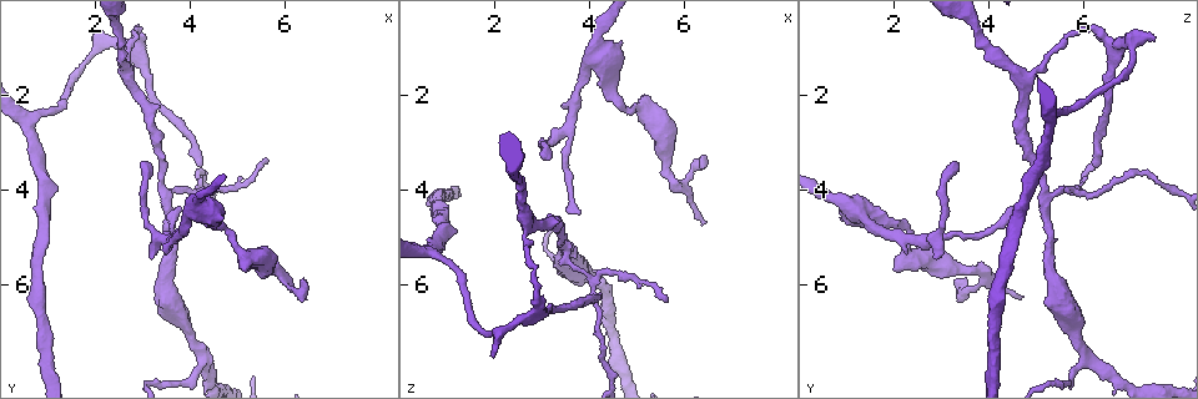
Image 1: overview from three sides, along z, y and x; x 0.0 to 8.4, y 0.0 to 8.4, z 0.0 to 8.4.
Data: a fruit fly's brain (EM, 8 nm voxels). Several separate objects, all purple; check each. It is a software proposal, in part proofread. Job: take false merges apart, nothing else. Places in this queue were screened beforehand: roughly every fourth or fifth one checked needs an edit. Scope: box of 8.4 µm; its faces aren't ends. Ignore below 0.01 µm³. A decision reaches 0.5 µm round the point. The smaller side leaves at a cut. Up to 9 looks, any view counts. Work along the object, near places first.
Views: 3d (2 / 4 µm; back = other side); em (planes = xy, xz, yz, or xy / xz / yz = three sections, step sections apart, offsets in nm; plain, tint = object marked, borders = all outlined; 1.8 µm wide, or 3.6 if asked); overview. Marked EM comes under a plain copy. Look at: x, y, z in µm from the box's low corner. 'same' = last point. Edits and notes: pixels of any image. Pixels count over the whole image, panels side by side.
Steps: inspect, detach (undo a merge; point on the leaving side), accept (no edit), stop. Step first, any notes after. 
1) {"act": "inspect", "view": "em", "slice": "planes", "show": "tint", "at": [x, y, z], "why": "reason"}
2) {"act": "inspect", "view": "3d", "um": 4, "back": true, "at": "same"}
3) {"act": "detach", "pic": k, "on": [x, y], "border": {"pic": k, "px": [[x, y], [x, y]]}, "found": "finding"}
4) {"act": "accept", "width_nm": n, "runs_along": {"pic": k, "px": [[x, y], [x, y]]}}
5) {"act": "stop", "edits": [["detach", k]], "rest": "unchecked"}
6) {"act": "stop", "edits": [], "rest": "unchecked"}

{"act": "inspect", "view": "em", "um": 3.6, "slice": "planes", "show": "tint", "at": [2.90, 0.85, 6.55], "why": "arms part here"}

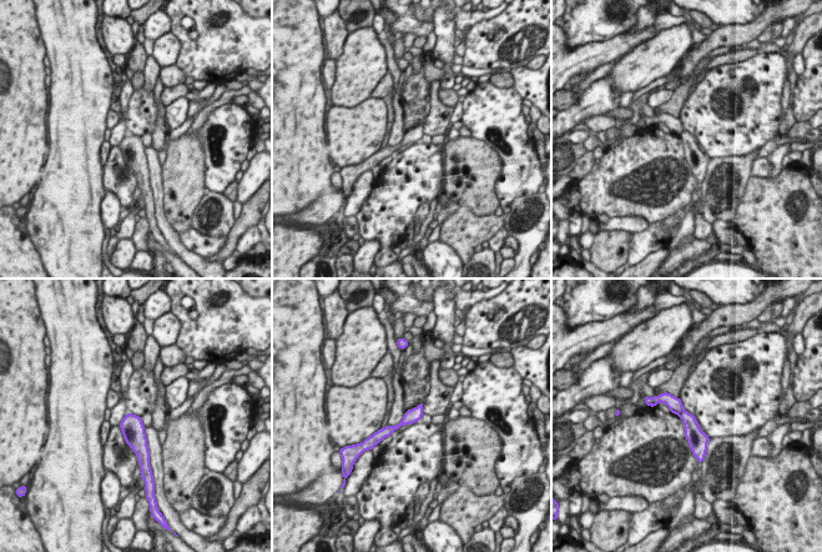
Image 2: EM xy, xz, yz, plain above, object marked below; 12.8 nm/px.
{"act": "detach", "pic": 2, "on": [691, 426], "width_nm": 180, "part_leaving": {"pic": 2, "px": [[419, 409], [407, 420], [381, 435]]}, "found": "two neurons meet here"}

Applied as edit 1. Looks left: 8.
{"act": "inspect", "view": "overview", "why": "redraw"}

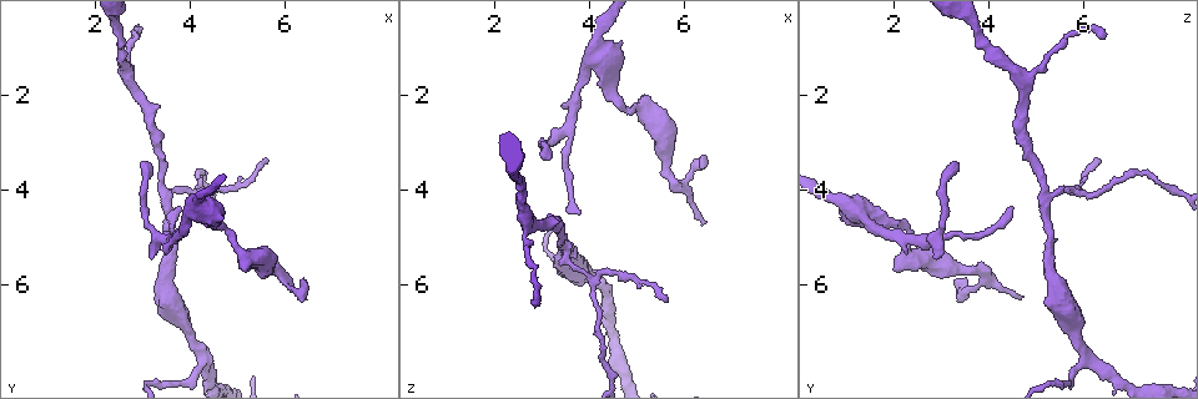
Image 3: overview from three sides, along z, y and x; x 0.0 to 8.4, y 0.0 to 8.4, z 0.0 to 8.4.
{"act": "inspect", "view": "em", "slice": "xy", "step": 4, "show": "tint", "at": [3.50, 4.20, 5.20]}

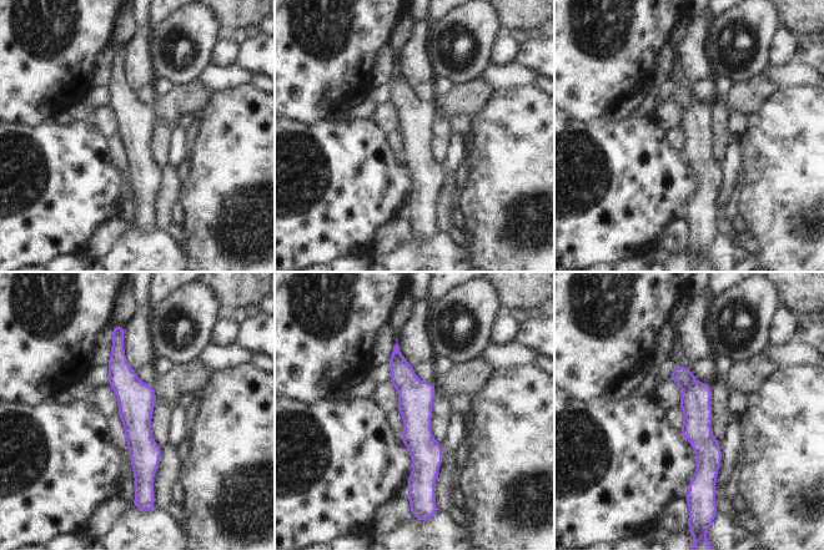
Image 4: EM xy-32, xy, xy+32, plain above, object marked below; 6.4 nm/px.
{"act": "inspect", "view": "em", "slice": "planes", "show": "borders", "at": "same"}

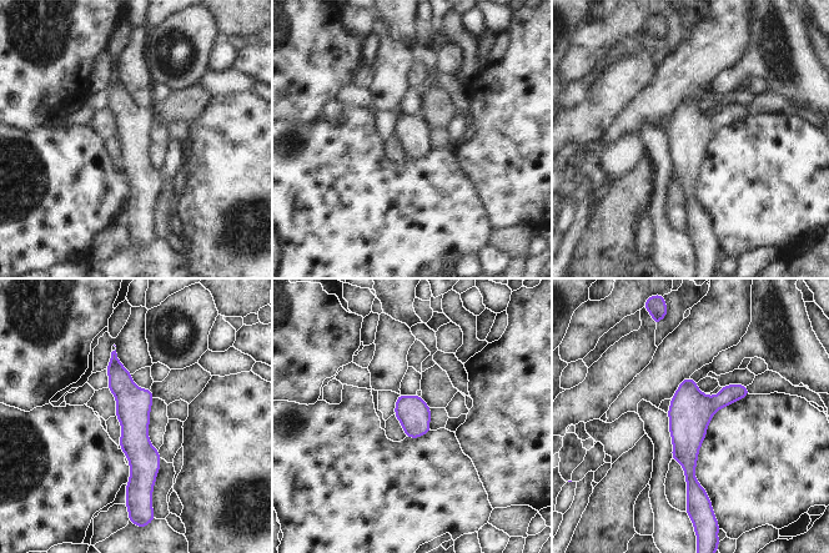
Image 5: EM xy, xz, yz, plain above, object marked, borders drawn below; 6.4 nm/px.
{"act": "accept", "runs_along": {"pic": 5, "px": [[114, 356], [132, 402], [139, 493]]}, "found": "continuous, no second neuron"}

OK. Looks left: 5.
{"act": "inspect", "view": "3d", "um": 2, "at": [4.80, 4.90, 2.40], "why": "thin neck"}

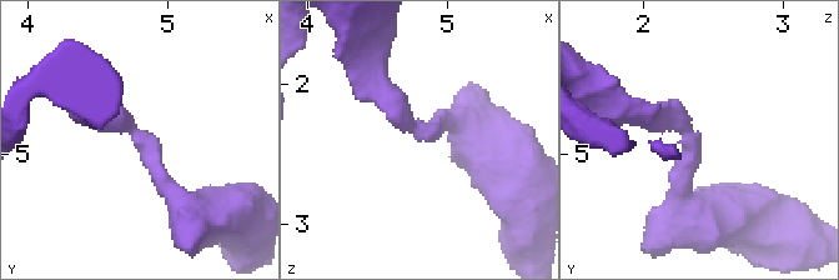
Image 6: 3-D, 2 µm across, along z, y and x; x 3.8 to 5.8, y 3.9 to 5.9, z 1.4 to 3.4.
{"act": "inspect", "view": "em", "slice": "xy", "step": 8, "show": "tint", "at": [4.76, 4.88, 2.34]}

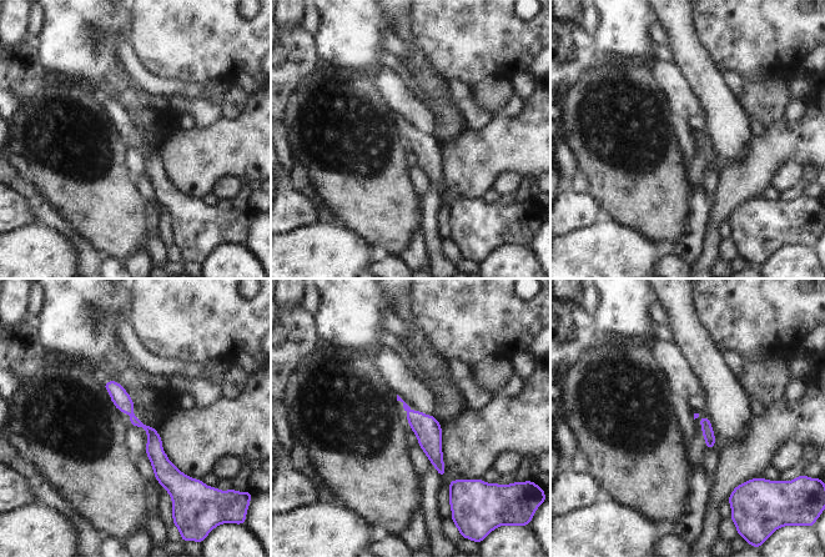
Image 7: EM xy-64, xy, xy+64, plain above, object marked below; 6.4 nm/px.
{"act": "inspect", "view": "em", "slice": "planes", "show": "tint", "at": "same", "why": "cut it another way"}

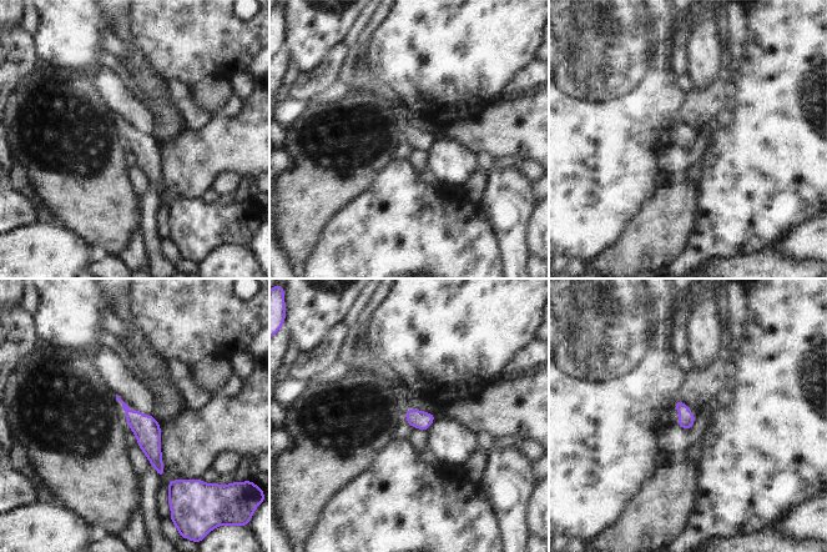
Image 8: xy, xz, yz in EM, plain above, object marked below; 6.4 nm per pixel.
{"act": "accept", "found": "continuous, no second neuron"}

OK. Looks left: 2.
{"act": "inspect", "view": "em", "um": 3.6, "slice": "yz", "step": 4, "show": "tint", "at": [6.00, 5.85, 3.95]}

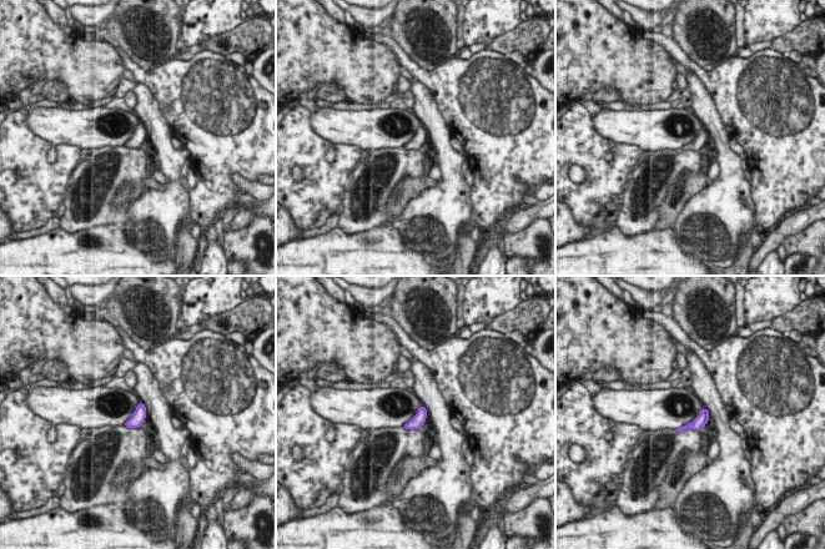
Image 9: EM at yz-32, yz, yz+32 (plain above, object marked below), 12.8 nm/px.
{"act": "accept", "found": "continuous, no second neuron"}

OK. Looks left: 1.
{"act": "stop", "edits": [["detach", 2]], "rest": "unchecked"}

